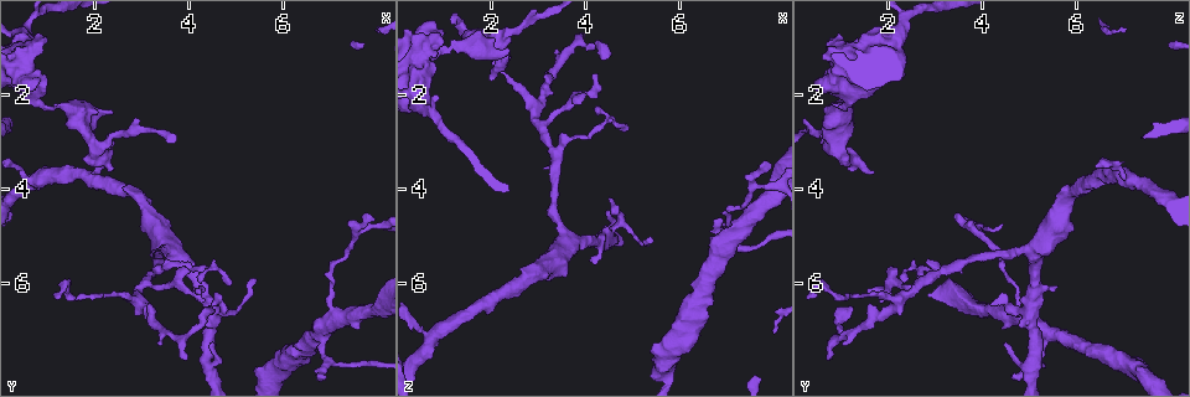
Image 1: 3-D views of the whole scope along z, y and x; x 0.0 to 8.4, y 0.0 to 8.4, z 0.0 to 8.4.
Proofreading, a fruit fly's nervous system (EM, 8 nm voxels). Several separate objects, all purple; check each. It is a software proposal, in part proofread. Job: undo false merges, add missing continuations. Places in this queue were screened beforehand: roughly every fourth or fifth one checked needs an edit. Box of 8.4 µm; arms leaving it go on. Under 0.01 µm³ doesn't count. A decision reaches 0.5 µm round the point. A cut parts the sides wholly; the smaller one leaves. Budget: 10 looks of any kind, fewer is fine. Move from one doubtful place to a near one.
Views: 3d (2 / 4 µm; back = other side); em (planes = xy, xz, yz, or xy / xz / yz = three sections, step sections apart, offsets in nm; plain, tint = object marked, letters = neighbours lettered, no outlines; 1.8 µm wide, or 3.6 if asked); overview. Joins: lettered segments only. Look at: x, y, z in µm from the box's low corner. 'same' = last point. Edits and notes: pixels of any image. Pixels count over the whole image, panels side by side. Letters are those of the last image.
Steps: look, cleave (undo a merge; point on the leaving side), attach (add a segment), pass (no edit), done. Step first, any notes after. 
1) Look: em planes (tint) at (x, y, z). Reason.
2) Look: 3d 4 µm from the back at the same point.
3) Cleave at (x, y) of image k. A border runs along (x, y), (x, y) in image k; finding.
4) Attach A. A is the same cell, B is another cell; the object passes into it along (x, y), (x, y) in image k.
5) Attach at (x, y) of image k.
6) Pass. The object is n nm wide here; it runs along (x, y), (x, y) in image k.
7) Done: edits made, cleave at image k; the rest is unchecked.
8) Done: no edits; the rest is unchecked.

Look: 3d 2 µm at (4.30, 6.55, 1.20). Thin end.

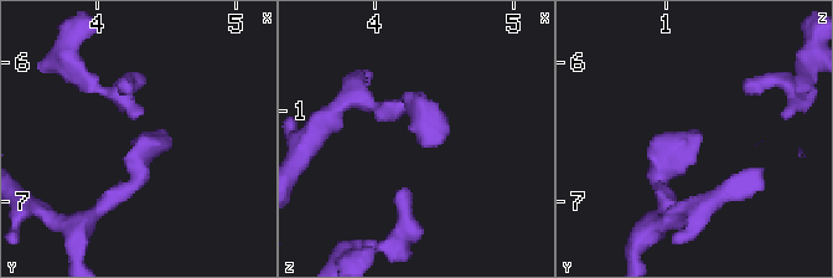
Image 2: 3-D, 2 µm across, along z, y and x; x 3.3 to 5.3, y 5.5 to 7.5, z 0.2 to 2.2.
Look: em planes (letters) at (4.34, 6.56, 1.26). Need the tissue.

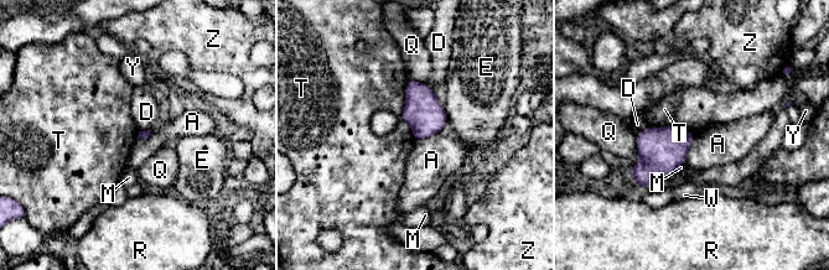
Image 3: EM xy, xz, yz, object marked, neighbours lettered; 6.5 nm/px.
Pass. The longest contact is with T, 380 nm; A, D, E, M, Q, R, T, W, Y and Z are other cells; a border runs along (694, 135), (684, 162) in image 3; none of them fits.

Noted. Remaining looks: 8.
Look: 3d 2 µm at (1.95, 3.65, 1.75). Free end.

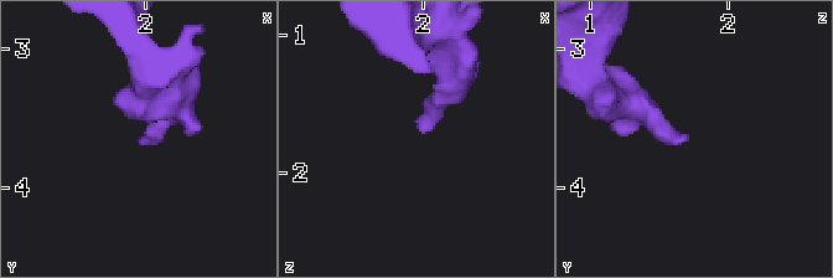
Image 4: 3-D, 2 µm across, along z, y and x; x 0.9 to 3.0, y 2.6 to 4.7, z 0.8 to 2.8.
Look: em planes (letters) at (1.98, 3.62, 1.70). Need the tissue.

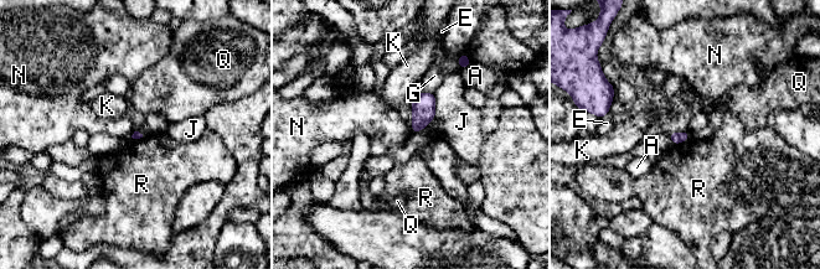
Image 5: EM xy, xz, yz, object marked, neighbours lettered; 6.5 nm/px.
Pass. The longest contact is with J, 160 nm; A, E, G, J, K, N, Q and R are other cells; a border runs along (690, 138), (674, 145) in image 5; none of them fits.

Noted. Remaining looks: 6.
Look: em planes (letters) at (7.55, 5.00, 3.90). Branch point.

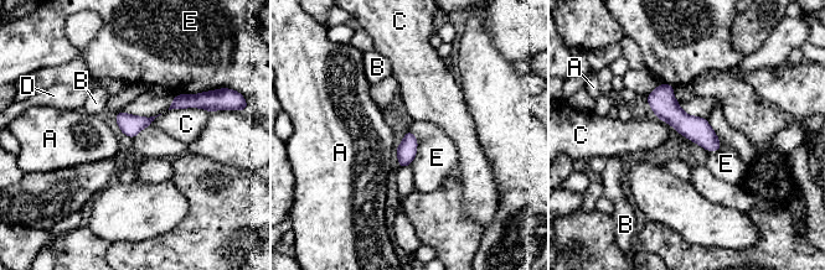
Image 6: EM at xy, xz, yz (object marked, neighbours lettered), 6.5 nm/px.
Pass. The object is 130 nm wide here; the longest contact is with C, 280 nm; A, B, C, D and E are other cells; one neuron here.

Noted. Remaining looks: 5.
Look: em planes (letters) at (7.25, 6.70, 4.75). A fork.

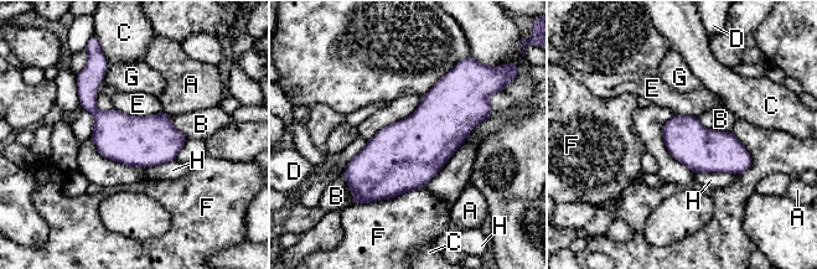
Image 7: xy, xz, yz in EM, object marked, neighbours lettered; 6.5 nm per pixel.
Pass. A, B, C, D, E, F, G and H are other cells; a border runs along (697, 118), (709, 129), (730, 132) in image 7; one neuron here.

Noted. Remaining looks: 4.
Done: no edits; the rest is unchecked.

